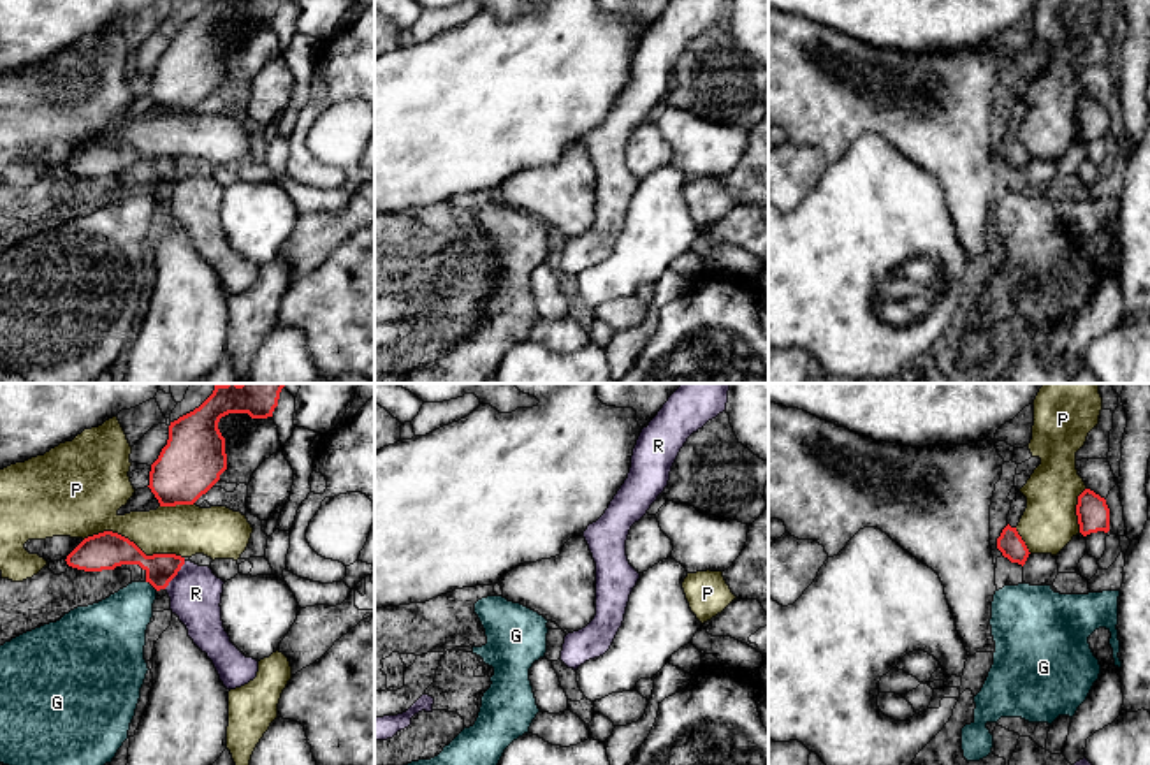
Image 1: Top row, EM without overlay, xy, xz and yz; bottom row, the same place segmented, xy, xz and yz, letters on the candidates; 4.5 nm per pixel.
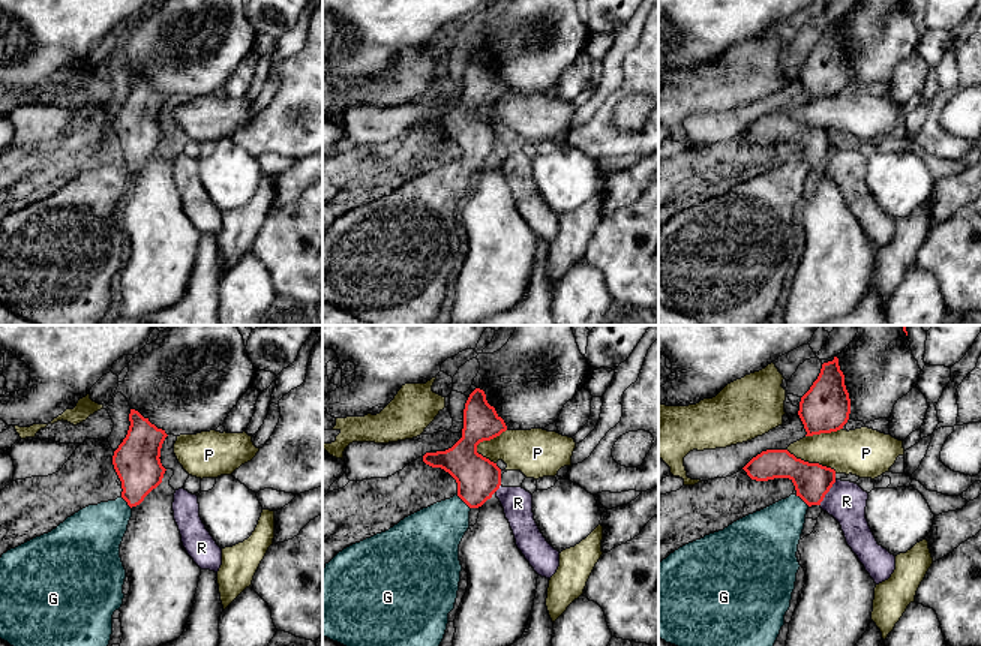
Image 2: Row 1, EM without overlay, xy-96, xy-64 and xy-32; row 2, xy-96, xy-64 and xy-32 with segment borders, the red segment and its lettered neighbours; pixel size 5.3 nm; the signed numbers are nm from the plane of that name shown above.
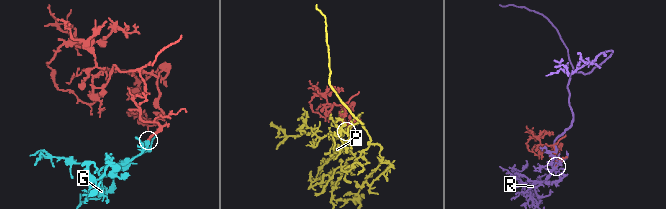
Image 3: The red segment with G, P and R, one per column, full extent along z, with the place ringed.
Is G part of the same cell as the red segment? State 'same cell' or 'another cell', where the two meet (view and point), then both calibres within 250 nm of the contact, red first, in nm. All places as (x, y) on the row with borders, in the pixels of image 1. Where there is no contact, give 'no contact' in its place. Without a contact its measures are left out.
same cell | xy (152, 584) | 160/280 nm

